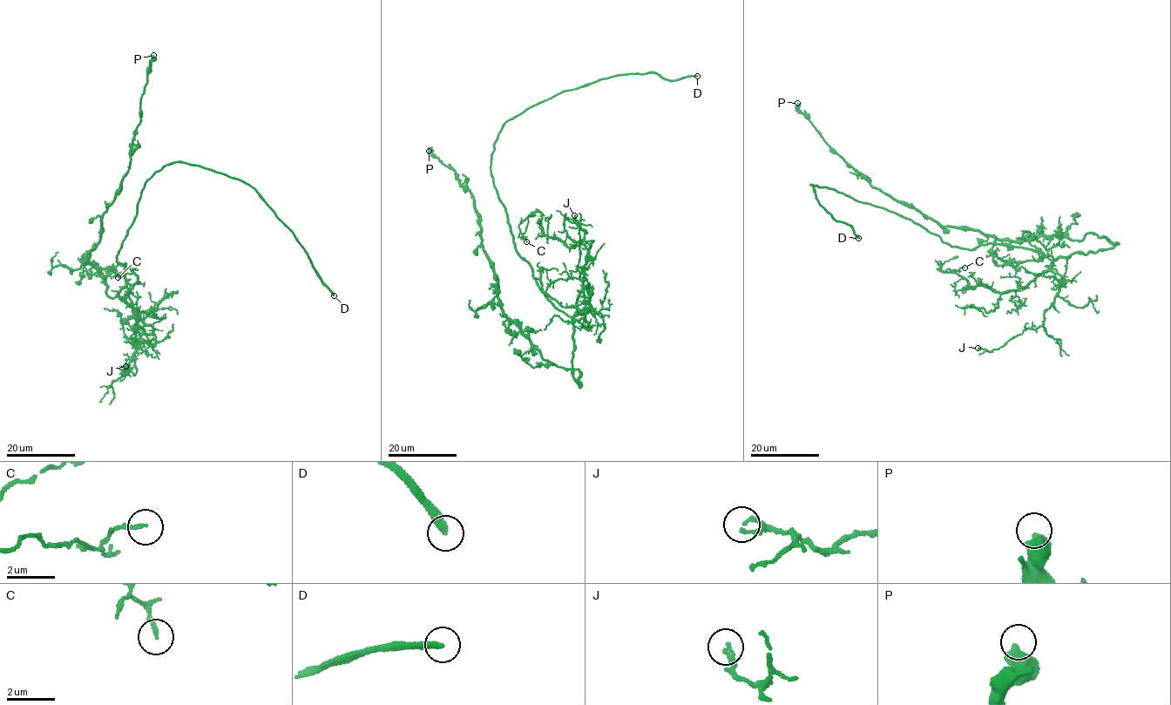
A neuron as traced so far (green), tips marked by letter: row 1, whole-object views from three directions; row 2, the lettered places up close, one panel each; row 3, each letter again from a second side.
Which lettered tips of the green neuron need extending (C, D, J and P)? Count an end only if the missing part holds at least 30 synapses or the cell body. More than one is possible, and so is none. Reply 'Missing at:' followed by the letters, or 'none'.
Missing at: D

